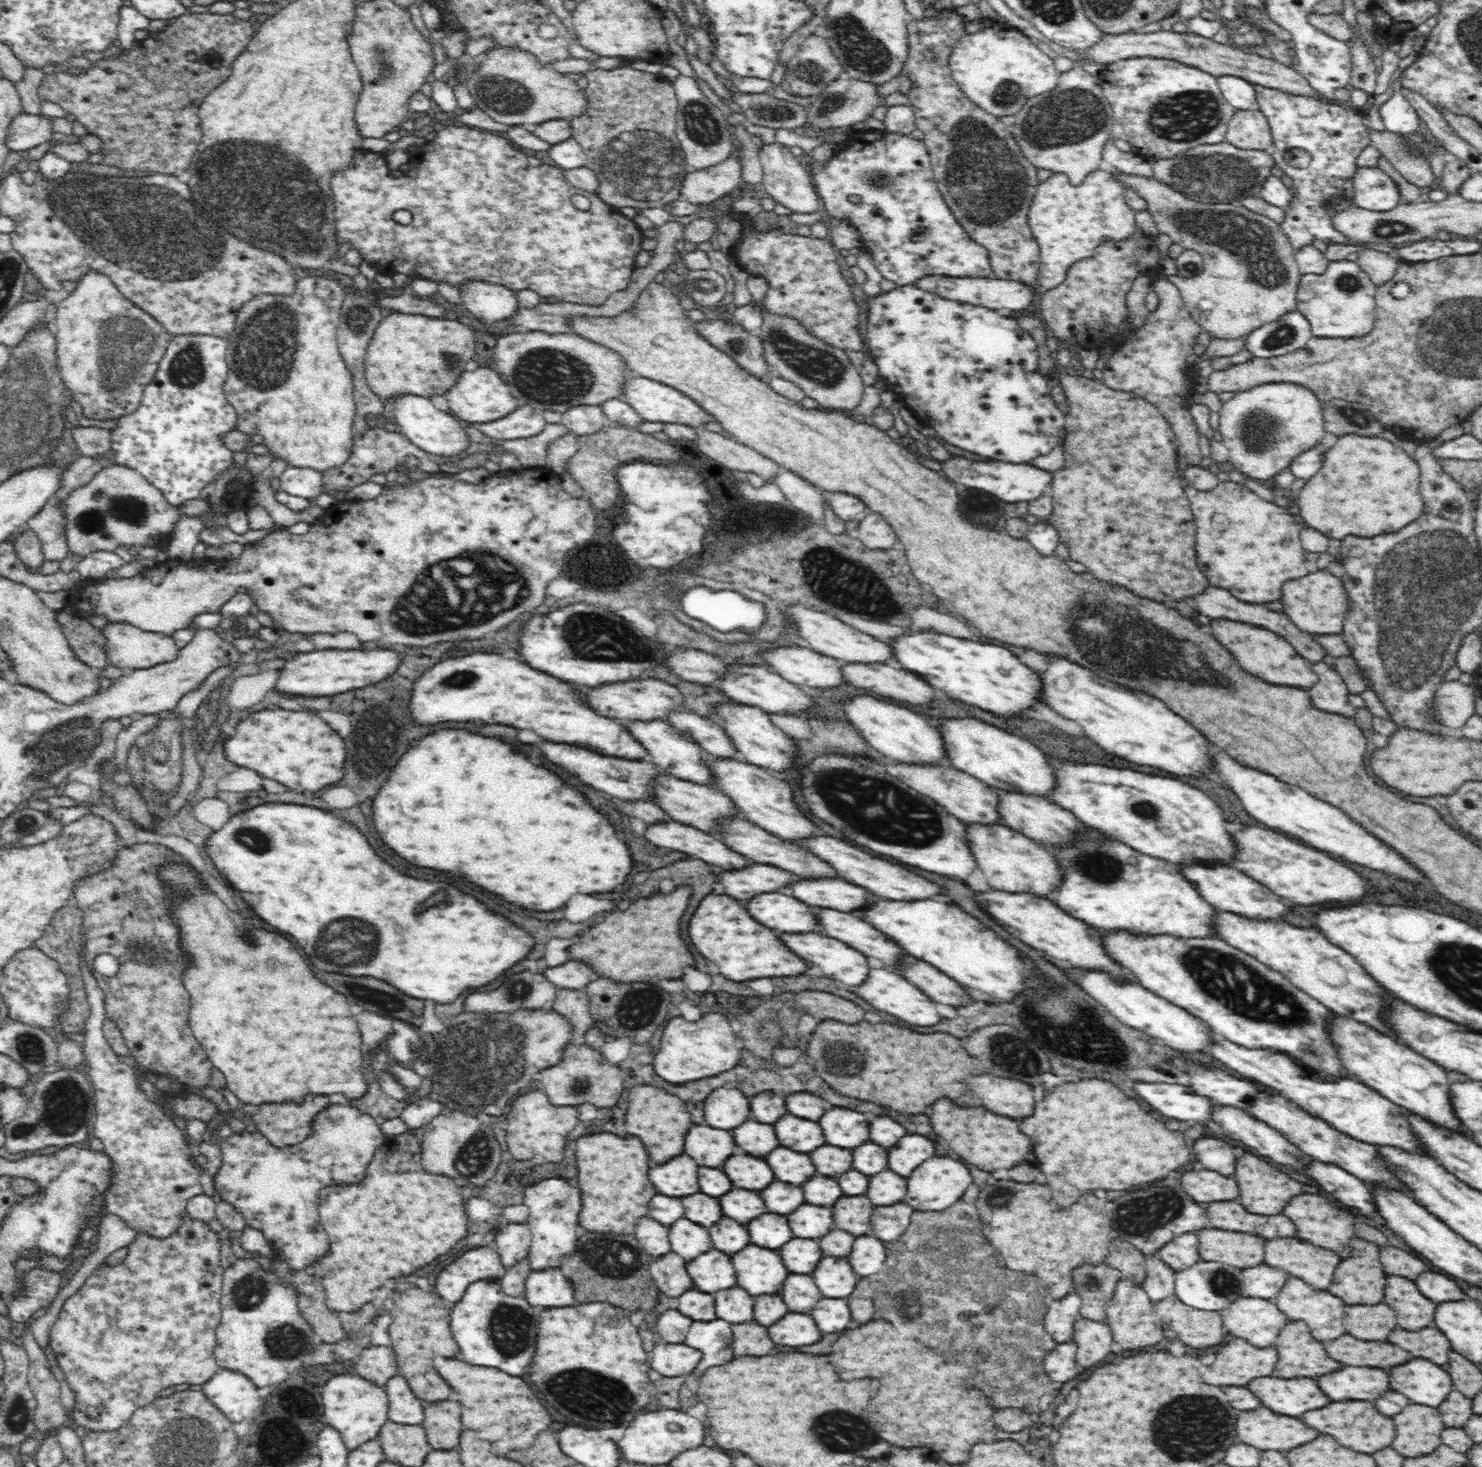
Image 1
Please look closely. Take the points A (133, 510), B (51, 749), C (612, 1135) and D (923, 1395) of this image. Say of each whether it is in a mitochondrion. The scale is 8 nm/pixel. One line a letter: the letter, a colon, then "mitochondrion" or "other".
A: mitochondrion
B: mitochondrion
C: other
D: other

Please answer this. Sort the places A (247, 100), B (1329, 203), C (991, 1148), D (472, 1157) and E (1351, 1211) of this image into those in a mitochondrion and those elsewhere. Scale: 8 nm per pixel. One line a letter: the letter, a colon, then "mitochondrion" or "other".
A: other
B: other
C: other
D: mitochondrion
E: other

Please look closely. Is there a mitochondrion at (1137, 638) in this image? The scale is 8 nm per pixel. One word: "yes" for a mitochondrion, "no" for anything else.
yes

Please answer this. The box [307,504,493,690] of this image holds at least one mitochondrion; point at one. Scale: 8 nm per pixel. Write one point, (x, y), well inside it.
(459, 677)

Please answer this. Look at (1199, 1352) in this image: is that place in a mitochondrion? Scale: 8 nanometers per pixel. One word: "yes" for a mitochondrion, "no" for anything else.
no

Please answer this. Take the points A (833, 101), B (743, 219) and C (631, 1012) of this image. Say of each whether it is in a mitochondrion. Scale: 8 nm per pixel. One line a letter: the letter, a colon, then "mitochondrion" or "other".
A: mitochondrion
B: other
C: mitochondrion

